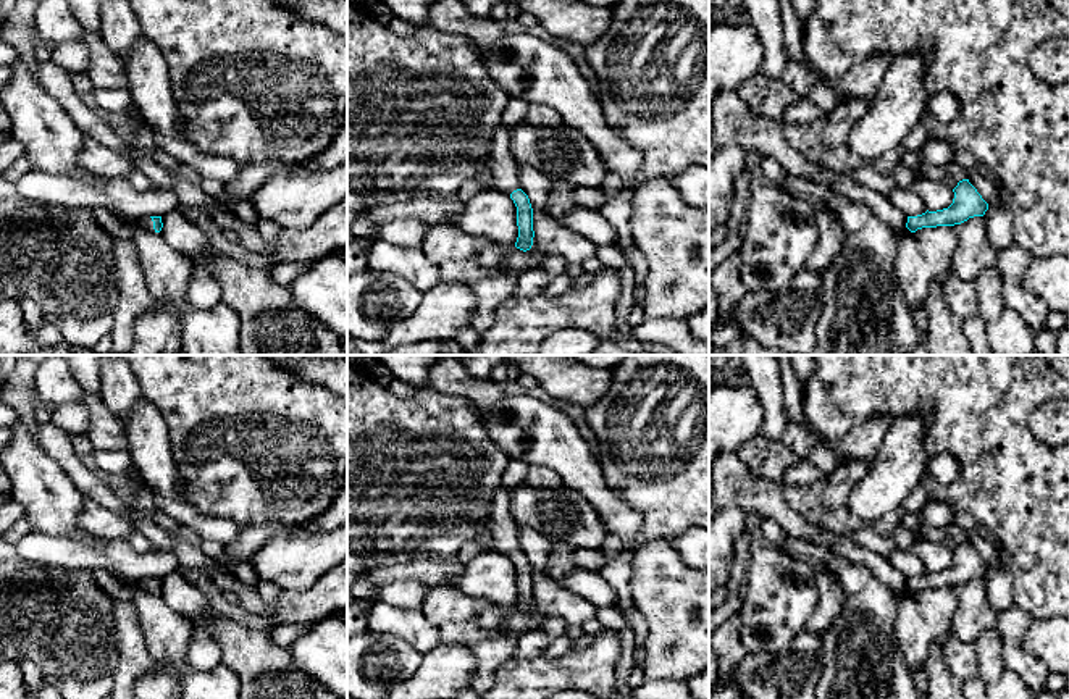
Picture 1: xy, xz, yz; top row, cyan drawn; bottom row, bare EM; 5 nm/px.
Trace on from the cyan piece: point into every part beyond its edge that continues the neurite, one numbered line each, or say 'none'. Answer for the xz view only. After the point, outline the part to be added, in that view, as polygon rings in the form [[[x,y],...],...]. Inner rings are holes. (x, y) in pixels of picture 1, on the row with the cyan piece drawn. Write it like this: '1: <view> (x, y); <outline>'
1: xz (504, 167); [[[502,123],[494,131],[489,161],[499,190],[510,195],[520,189],[518,165],[510,150],[510,131]]]

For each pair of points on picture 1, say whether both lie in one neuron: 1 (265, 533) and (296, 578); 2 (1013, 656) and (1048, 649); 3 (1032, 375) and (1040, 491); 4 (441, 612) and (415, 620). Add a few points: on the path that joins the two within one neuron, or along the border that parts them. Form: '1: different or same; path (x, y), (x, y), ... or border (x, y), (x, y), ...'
1: different; border (306, 531), (270, 538), (249, 560)
2: different; border (1032, 620), (1022, 646), (1048, 670)
3: same; path (1018, 404), (1018, 462)
4: different; border (420, 609), (436, 627)

